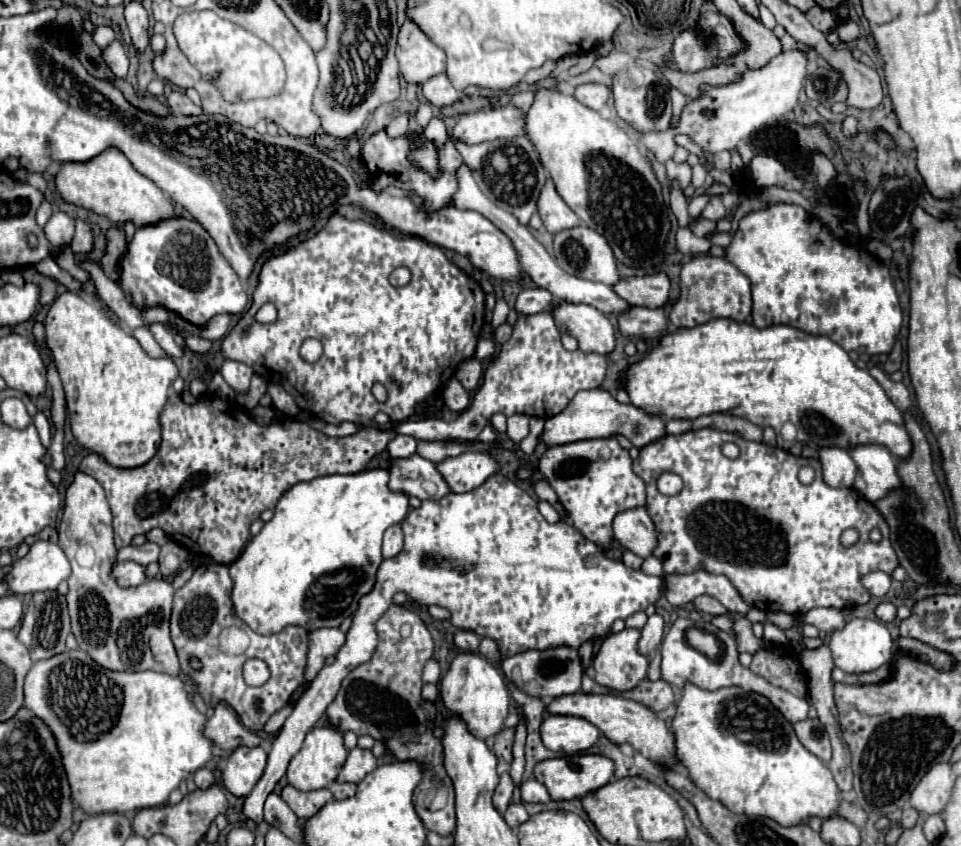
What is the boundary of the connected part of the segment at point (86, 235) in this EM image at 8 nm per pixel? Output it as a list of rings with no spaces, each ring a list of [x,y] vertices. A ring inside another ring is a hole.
[[[76,218],[74,222],[76,222],[76,244],[74,244],[74,238],[72,238],[70,246],[72,246],[72,250],[76,254],[86,254],[86,252],[92,250],[92,232],[90,232],[90,226],[84,220],[80,220],[80,218]]]

